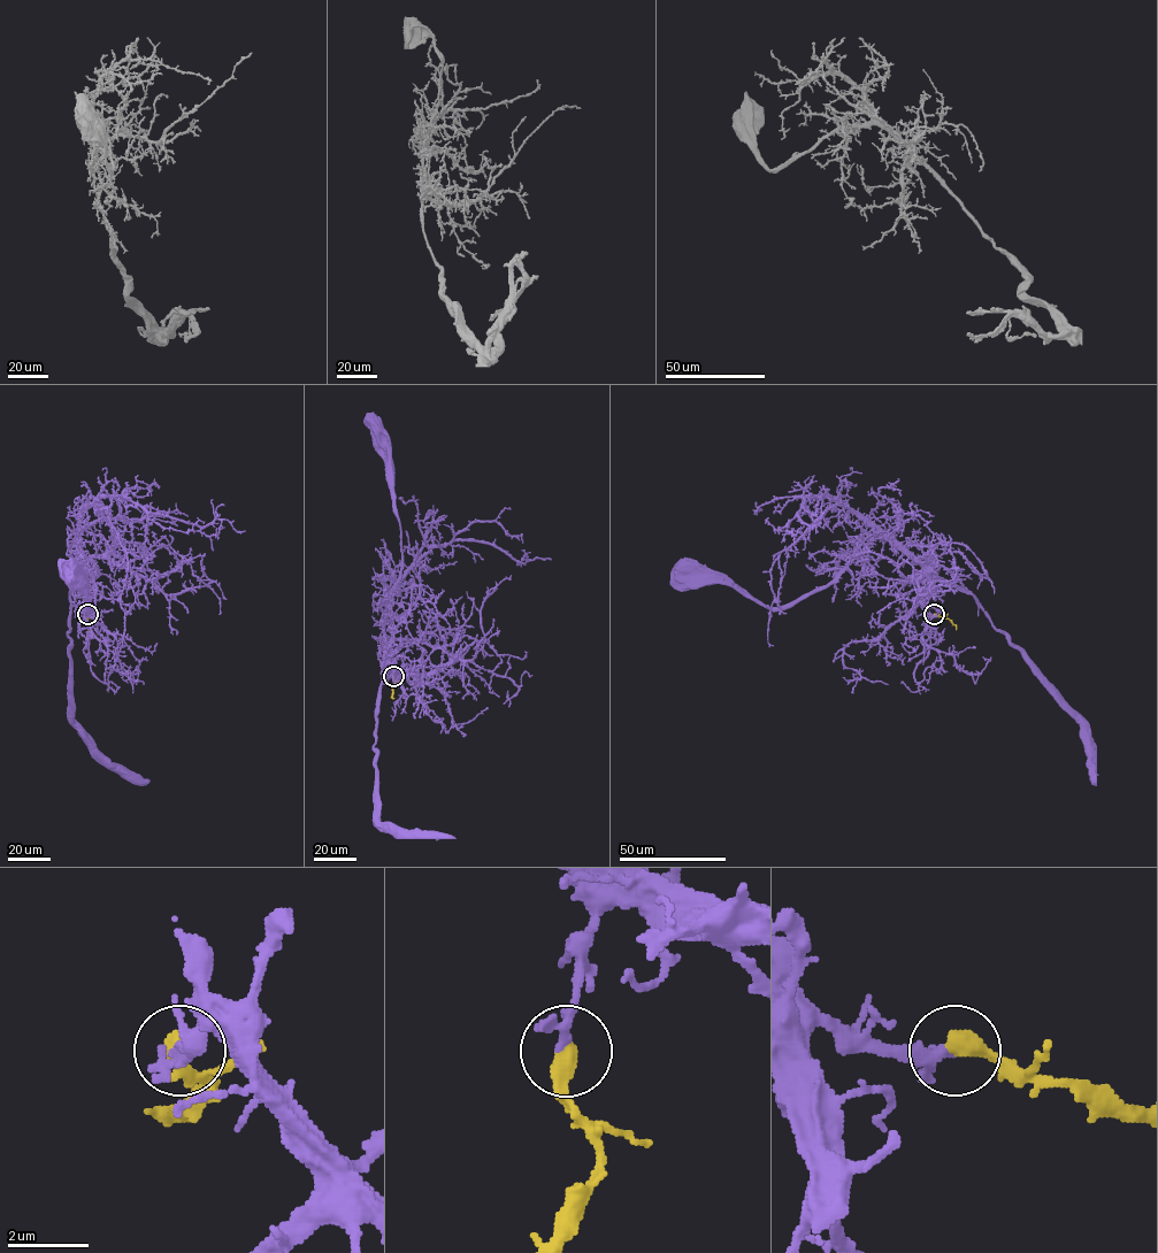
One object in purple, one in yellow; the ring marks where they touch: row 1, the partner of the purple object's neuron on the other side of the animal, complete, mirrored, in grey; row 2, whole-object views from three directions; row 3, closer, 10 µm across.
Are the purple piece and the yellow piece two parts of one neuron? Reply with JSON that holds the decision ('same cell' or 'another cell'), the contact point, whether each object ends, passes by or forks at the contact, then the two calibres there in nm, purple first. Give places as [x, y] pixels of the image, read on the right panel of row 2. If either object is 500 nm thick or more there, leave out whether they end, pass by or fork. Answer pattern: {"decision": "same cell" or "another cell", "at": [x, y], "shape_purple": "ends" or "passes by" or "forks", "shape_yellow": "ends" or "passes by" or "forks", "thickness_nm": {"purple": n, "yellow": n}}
{"decision": "same cell", "at": [934, 614], "shape_purple": "passes by", "shape_yellow": "ends", "thickness_nm": {"purple": 190, "yellow": 480}}

